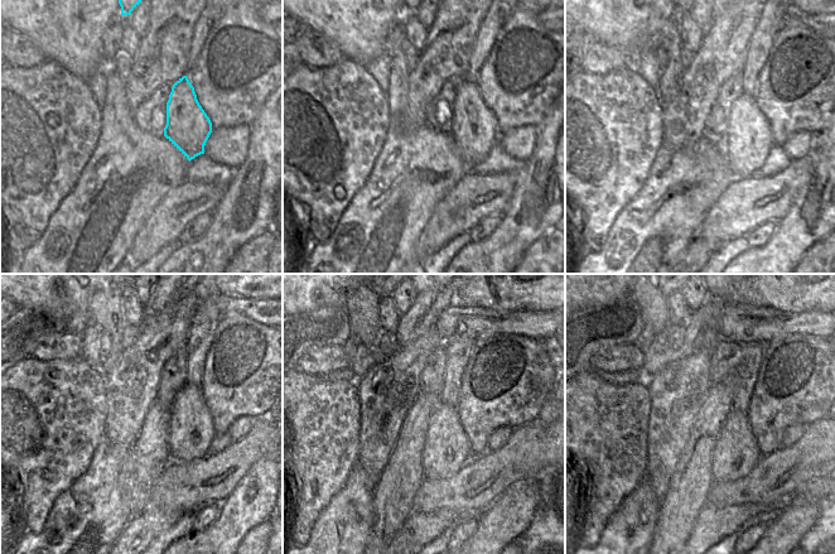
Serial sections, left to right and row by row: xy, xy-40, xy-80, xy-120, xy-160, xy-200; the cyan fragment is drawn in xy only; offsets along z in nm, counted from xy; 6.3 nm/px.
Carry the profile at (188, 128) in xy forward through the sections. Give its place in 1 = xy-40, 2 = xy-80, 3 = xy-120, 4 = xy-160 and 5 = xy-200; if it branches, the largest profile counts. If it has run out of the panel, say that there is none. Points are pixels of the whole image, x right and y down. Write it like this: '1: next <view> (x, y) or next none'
1: next xy-40 (473, 129)
2: next xy-80 (749, 139)
3: next xy-120 (182, 432)
4: next xy-160 (447, 448)
5: next xy-200 (735, 453)

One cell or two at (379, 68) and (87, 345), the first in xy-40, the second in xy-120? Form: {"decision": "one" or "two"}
{"decision": "one"}

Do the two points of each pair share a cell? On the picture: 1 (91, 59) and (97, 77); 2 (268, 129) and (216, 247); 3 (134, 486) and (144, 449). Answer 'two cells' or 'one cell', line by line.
1: two cells
2: one cell
3: two cells

